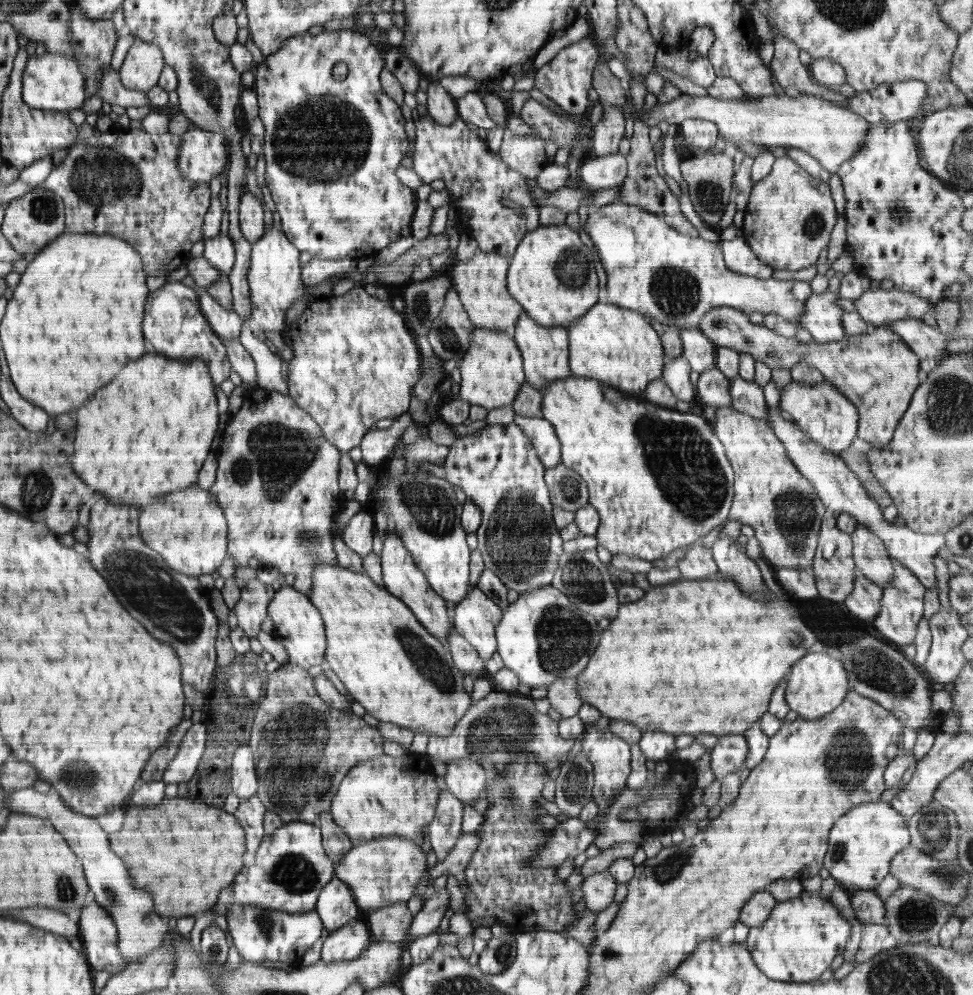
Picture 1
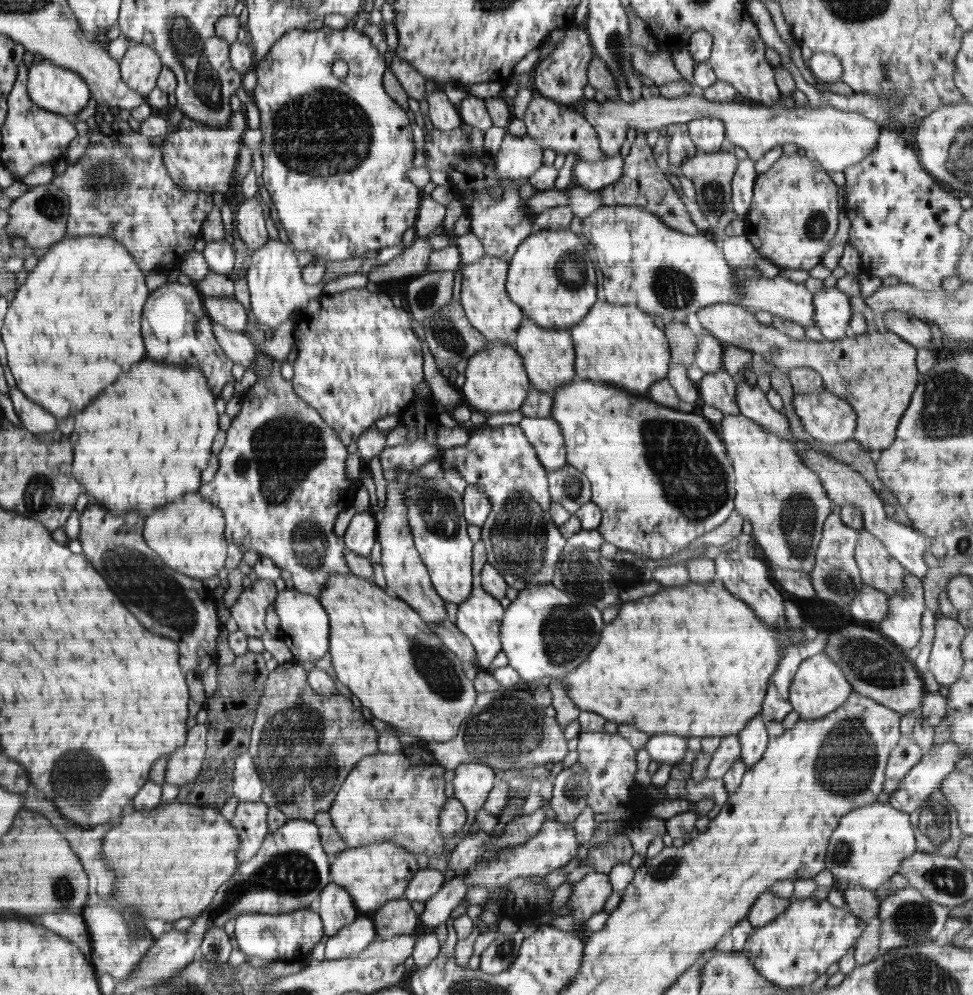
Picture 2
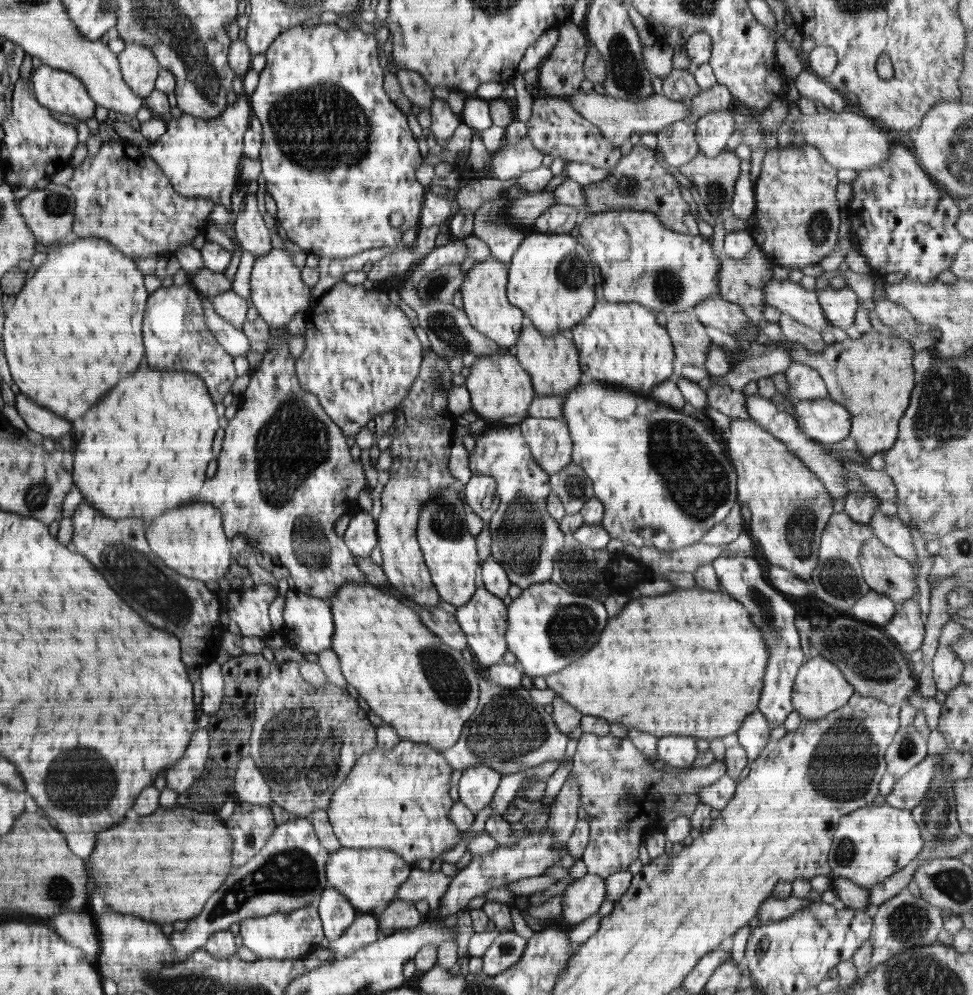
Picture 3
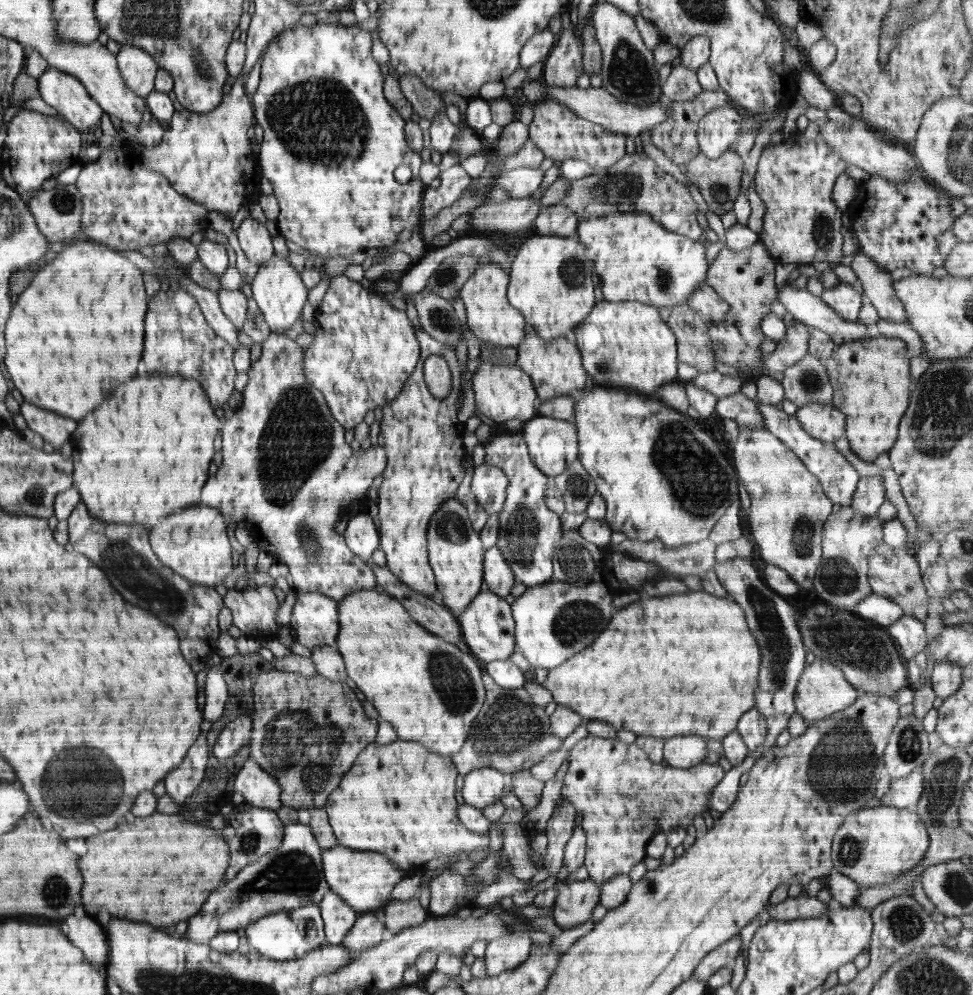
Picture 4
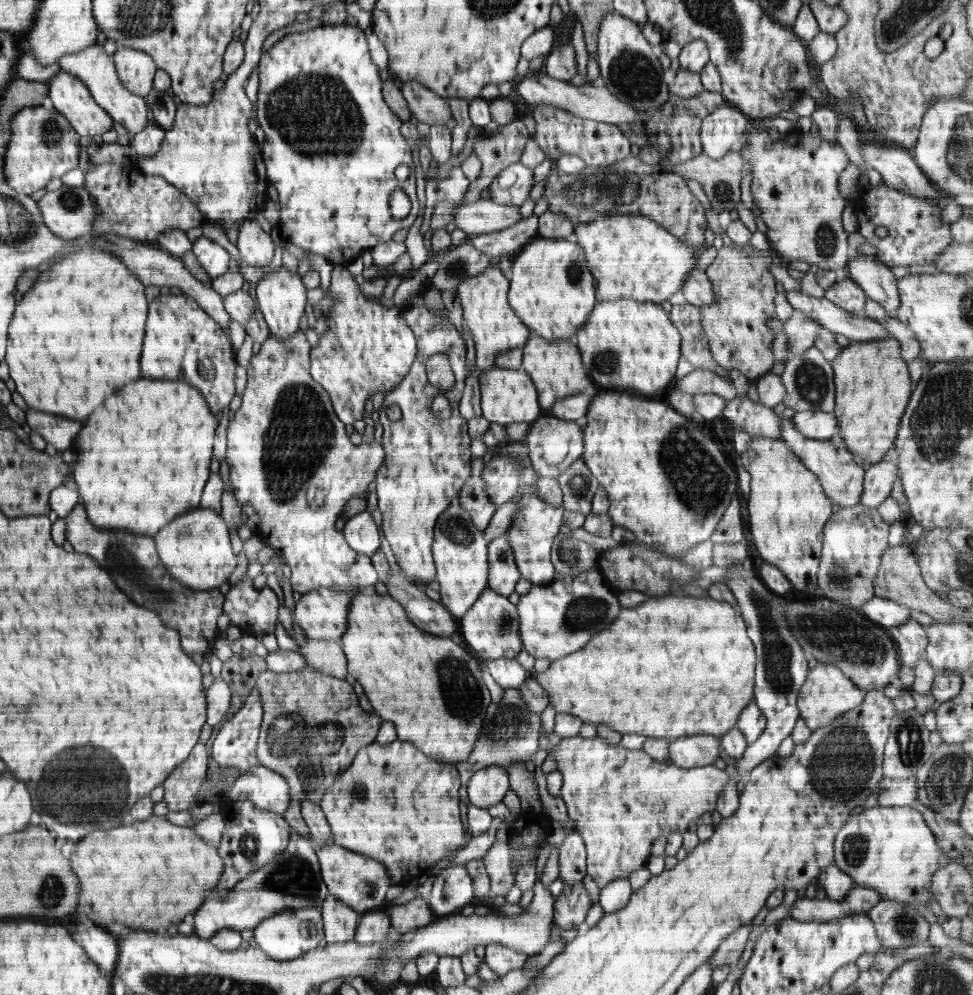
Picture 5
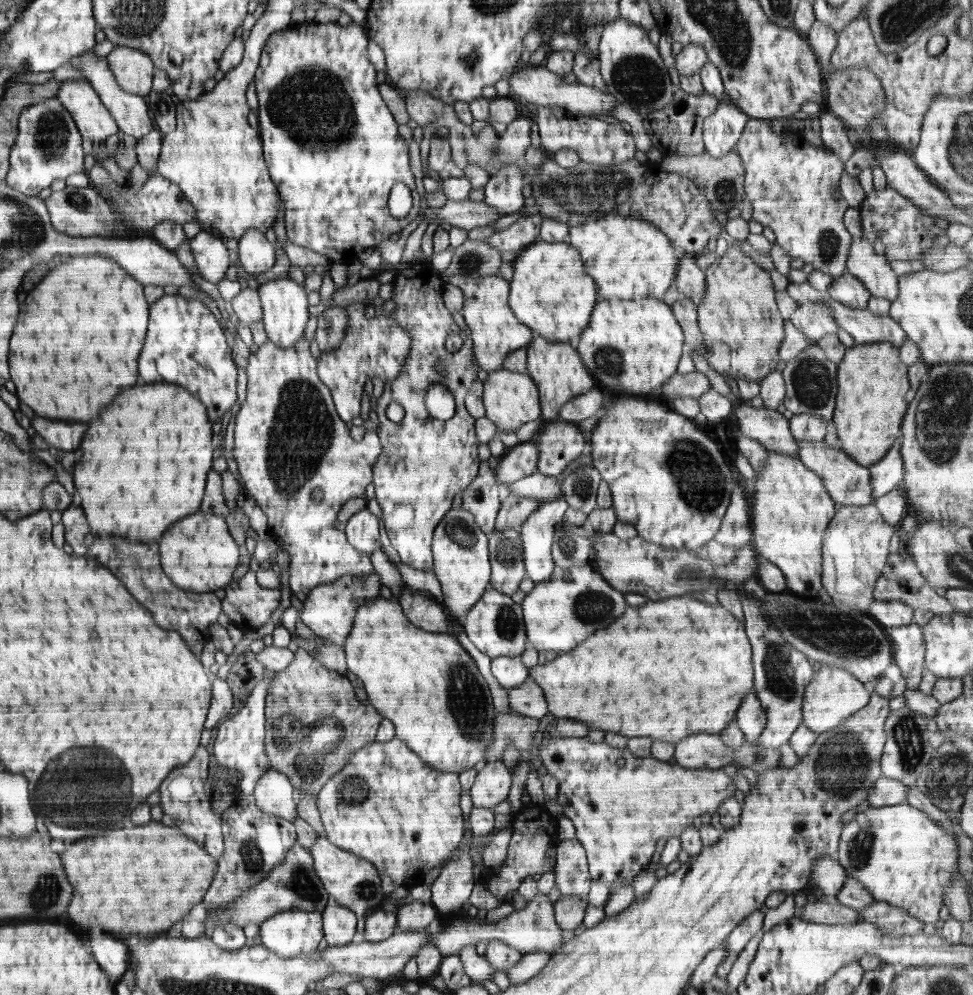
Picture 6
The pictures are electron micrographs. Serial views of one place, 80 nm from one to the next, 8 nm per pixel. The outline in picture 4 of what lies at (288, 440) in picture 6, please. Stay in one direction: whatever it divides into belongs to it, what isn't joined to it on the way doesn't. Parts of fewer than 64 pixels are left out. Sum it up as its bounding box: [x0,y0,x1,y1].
[199,333,387,600]

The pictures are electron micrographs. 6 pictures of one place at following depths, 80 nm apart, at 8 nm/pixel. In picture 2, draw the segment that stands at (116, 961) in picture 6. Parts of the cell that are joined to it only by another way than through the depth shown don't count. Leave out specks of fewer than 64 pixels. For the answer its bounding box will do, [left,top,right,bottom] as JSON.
[34,914,91,956]

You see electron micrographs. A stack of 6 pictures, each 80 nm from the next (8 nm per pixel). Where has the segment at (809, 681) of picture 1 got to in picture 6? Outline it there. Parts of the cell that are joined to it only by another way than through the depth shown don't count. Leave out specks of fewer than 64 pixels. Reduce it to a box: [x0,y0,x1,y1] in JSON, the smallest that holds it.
[803,664,871,735]

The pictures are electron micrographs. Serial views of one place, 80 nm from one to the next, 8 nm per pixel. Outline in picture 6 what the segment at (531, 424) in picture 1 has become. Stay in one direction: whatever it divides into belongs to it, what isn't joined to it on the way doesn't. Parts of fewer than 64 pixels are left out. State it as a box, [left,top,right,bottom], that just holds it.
[532,419,588,477]

